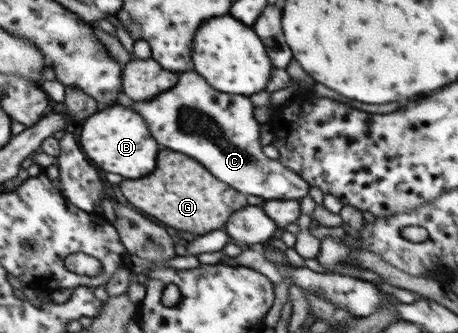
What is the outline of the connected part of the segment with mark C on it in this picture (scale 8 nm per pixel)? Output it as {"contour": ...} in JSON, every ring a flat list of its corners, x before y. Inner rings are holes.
{"contour":[[185,72,181,74,179,82,173,88,165,90,159,94,159,98,151,98,145,102,135,102,129,100,129,106,135,106,135,110,147,120,149,130,153,138,163,144,165,148,171,148,175,152,183,152,197,162,201,162,215,178,221,182,229,184,231,188,259,196,265,201,269,200,301,200,304,196,309,195,309,183,297,174,293,169,286,167,279,160,269,159,262,150,261,146,261,123,255,119,255,105,247,96,242,94,227,94,213,90,205,78,201,78,197,72]]}

